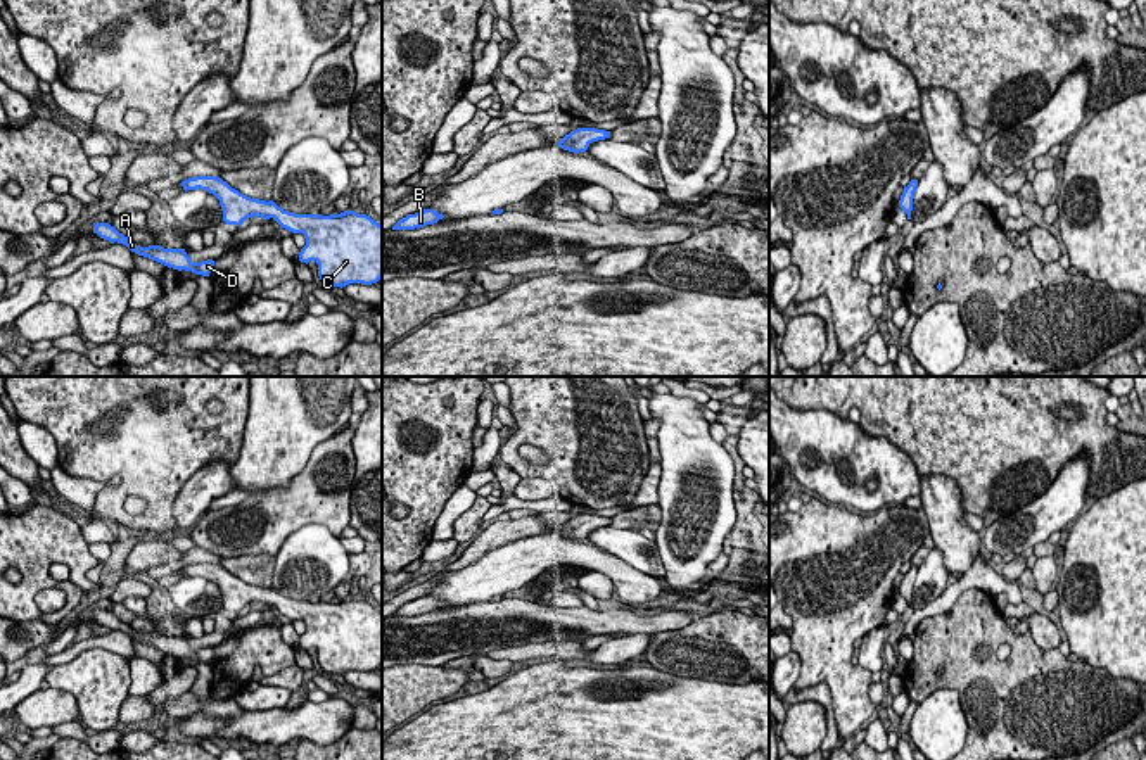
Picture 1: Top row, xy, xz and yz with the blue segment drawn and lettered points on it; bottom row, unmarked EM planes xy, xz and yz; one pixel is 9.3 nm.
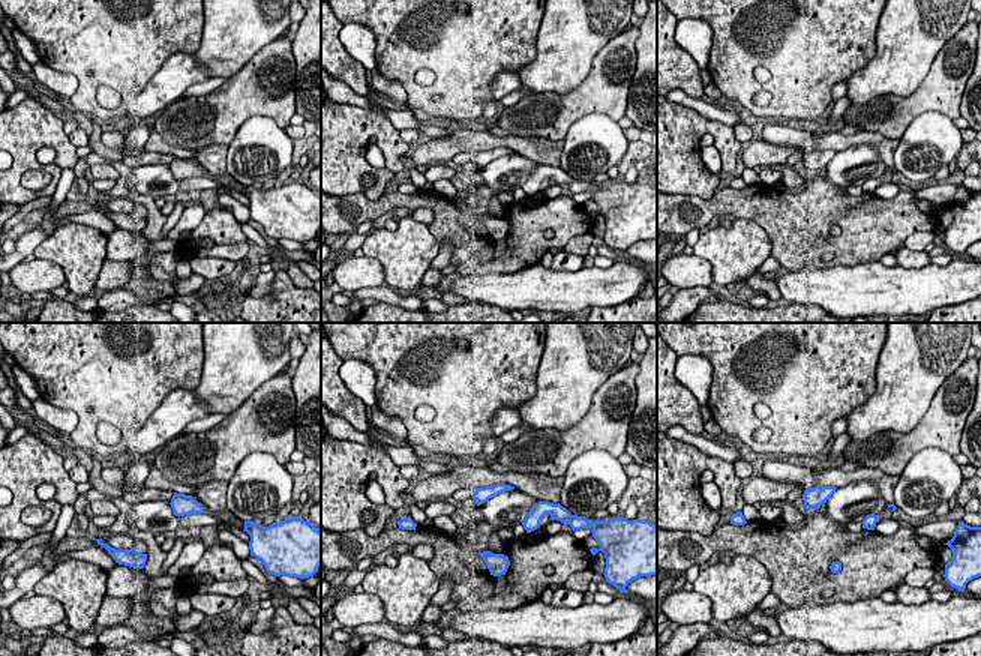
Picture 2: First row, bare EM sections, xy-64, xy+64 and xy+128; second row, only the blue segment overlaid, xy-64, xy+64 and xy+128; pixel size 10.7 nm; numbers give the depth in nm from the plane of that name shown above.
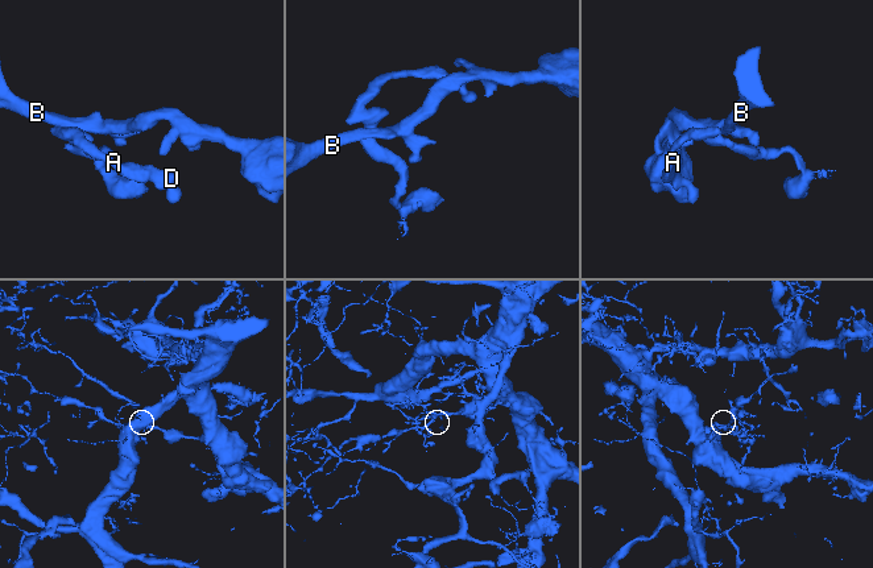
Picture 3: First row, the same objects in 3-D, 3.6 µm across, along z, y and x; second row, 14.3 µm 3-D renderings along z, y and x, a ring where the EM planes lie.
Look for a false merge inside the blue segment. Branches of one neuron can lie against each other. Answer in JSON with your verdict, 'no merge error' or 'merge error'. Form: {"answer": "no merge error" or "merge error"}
{"answer": "merge error"}

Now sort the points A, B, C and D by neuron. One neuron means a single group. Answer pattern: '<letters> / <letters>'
A B D / C

